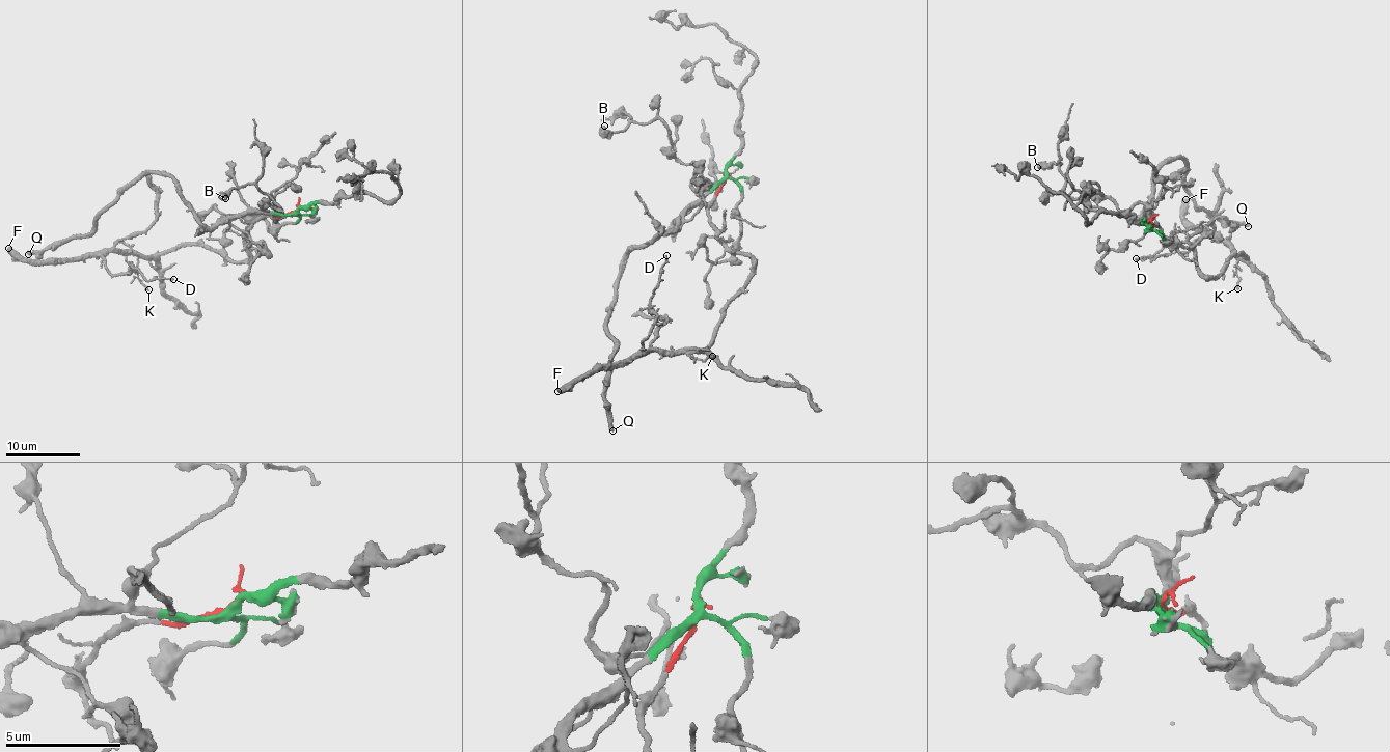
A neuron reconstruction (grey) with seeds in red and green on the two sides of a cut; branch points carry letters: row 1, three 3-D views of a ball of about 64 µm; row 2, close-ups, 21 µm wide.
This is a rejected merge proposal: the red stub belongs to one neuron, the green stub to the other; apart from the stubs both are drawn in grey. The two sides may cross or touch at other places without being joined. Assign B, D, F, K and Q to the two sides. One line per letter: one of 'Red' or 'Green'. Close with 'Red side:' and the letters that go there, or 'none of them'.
B: Green
D: Red
F: Red
K: Red
Q: Green
Red side: D, F, K

